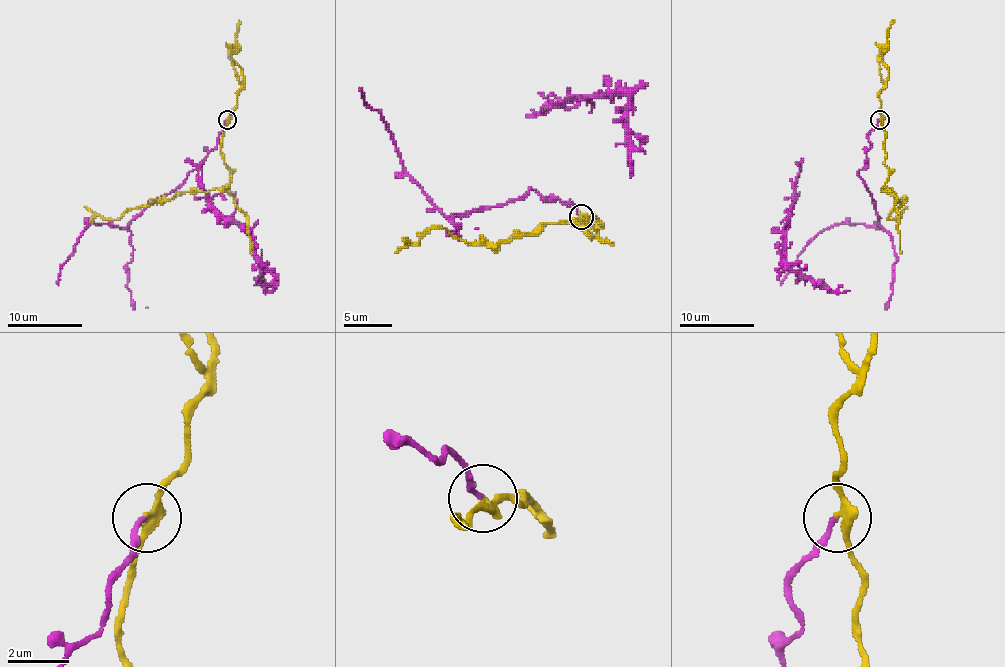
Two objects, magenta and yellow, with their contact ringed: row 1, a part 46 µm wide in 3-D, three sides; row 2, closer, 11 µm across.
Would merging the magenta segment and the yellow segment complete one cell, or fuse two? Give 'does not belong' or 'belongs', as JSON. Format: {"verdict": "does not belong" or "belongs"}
{"verdict": "does not belong"}

